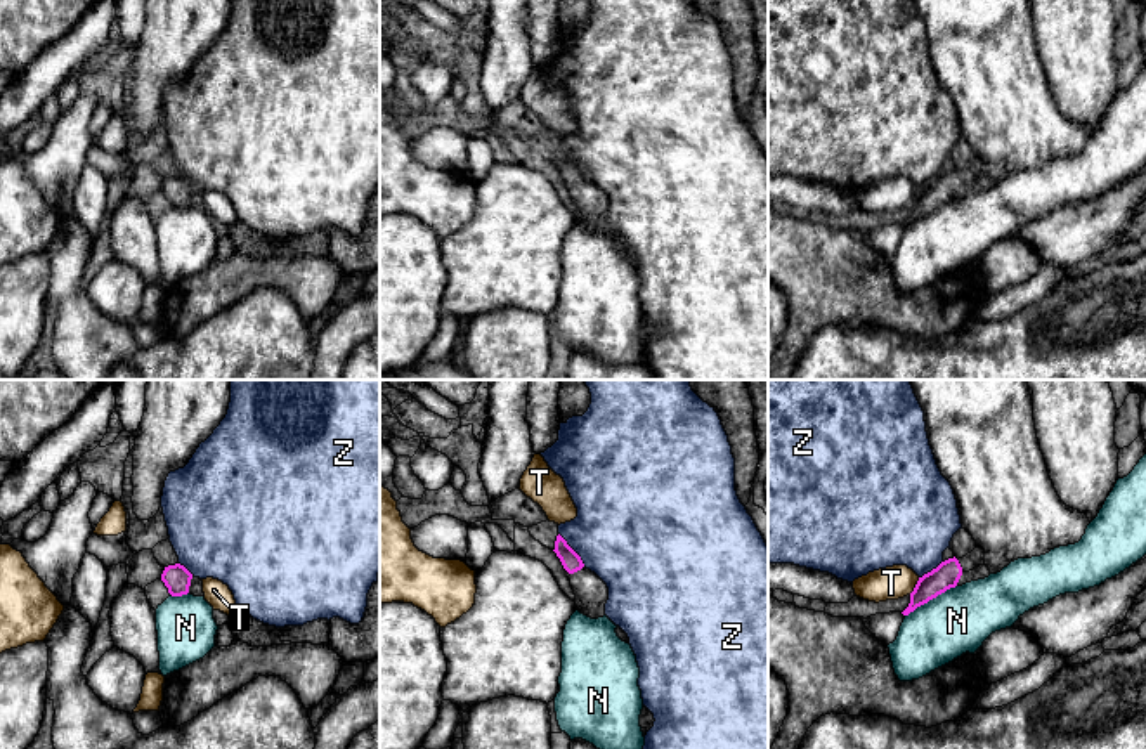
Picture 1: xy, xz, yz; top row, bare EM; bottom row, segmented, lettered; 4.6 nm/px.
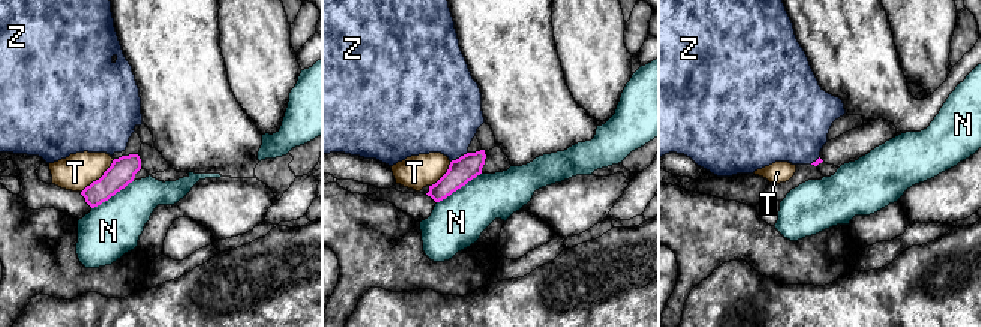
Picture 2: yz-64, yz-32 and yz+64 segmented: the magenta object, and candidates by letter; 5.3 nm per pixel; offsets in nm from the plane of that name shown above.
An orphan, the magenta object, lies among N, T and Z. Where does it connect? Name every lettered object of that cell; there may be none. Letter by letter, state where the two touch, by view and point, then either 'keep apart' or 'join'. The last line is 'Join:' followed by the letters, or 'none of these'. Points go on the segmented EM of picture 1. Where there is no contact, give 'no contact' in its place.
N: meets magenta in yz at (930, 599); keep apart
T: meets magenta in yz at (916, 586); keep apart
Z: meets magenta in xz at (572, 550); keep apart
Join: none of these

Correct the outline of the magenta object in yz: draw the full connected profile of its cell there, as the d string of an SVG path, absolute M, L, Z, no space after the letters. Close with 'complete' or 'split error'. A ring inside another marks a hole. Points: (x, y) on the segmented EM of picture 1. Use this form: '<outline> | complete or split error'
M974 548L971 553L959 560L954 557L941 562L936 569L919 577L914 591L910 593L910 603L902 614L908 615L917 607L928 603L947 589L955 588L960 576L978 565L985 565L983 548Z | split error

